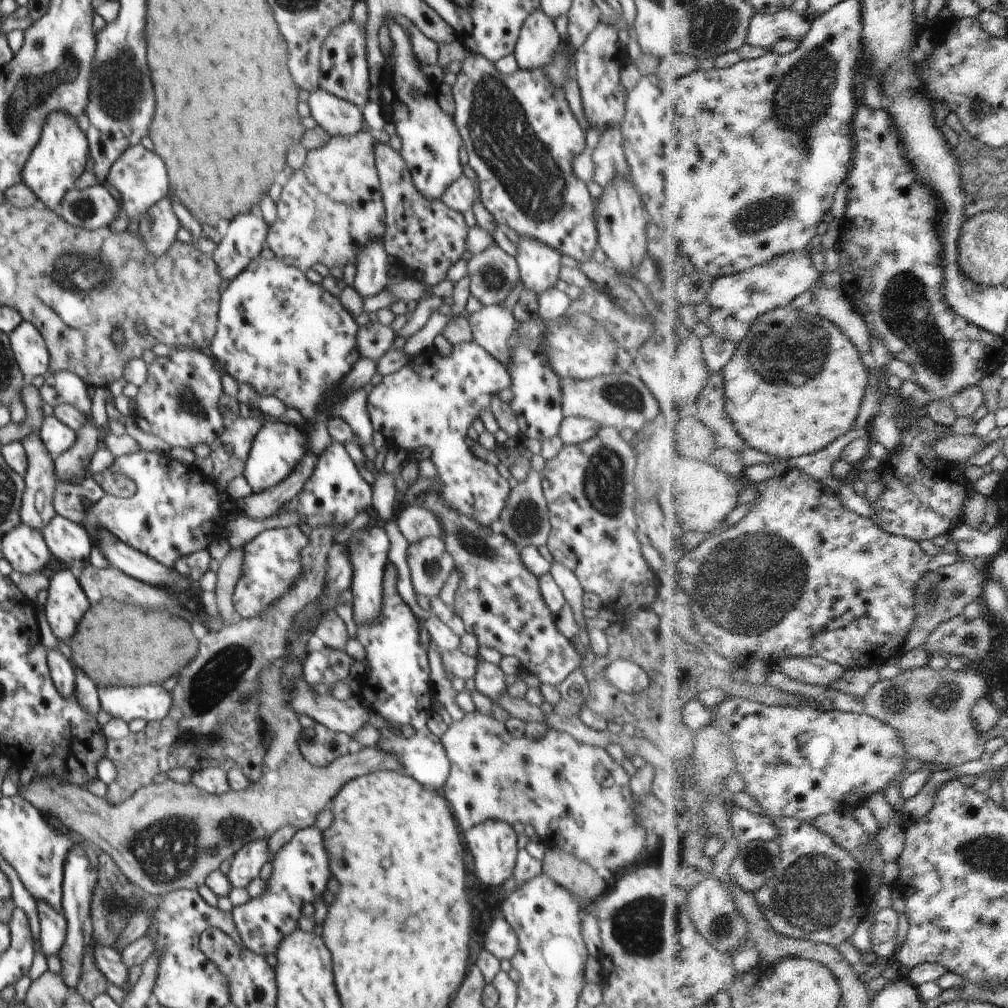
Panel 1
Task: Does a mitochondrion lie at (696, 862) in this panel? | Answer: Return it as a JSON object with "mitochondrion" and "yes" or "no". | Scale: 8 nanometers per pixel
{"mitochondrion":"no"}

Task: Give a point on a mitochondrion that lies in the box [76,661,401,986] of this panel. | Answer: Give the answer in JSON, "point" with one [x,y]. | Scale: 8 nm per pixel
{"point":[167,850]}

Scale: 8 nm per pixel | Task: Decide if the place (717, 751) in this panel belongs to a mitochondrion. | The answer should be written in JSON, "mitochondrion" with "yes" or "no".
{"mitochondrion":"yes"}

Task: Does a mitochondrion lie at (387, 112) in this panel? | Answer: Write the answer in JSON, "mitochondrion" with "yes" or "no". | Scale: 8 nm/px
{"mitochondrion":"no"}

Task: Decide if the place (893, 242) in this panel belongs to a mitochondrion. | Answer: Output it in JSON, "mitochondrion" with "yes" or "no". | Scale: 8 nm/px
{"mitochondrion":"no"}

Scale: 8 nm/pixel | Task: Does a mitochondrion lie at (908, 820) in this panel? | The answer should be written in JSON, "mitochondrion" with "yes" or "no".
{"mitochondrion":"no"}

